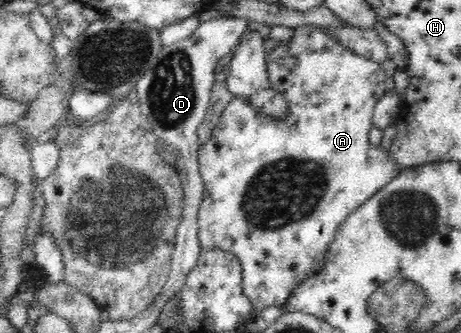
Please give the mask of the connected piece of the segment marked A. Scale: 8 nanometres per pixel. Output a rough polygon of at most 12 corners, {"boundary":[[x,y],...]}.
{"boundary":[[316,26],[198,146],[203,249],[258,313],[315,275],[398,162],[386,71]]}

